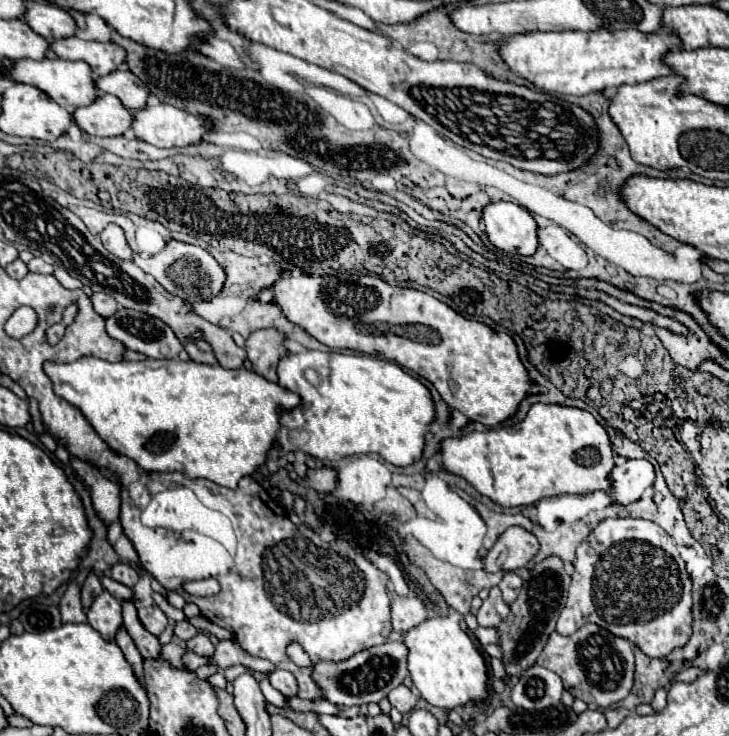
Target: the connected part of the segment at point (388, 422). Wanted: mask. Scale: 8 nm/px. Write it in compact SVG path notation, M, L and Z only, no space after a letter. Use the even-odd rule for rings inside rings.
M308 350L304 354L290 354L278 364L278 384L294 390L302 396L302 404L282 416L282 452L296 452L298 448L320 460L342 460L358 454L380 454L394 466L410 466L424 454L424 434L430 432L430 424L436 420L434 400L430 390L414 376L404 372L398 364L362 354L338 354ZM306 368L314 368L320 376L320 384L310 384L302 374Z

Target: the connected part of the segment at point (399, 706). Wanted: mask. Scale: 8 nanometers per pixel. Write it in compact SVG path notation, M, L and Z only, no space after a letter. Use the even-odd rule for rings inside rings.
M400 684L400 686L396 686L390 694L388 694L388 700L390 700L390 704L400 712L400 714L408 714L410 710L414 710L414 706L416 706L416 696L404 686L404 684Z

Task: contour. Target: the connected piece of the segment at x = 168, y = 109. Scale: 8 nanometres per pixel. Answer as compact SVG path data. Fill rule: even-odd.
M156 104L134 112L132 130L144 142L172 148L204 142L204 134L214 130L214 122L202 114L188 114L168 104Z

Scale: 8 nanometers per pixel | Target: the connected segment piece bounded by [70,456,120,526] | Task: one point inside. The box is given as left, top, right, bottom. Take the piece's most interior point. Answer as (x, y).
(105, 495)

